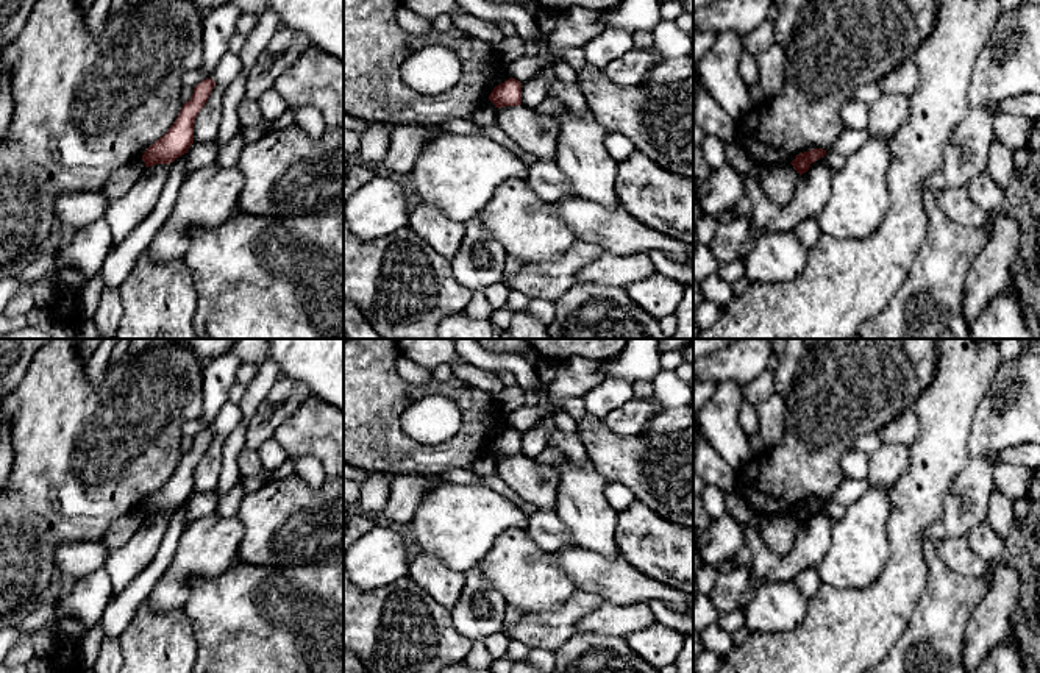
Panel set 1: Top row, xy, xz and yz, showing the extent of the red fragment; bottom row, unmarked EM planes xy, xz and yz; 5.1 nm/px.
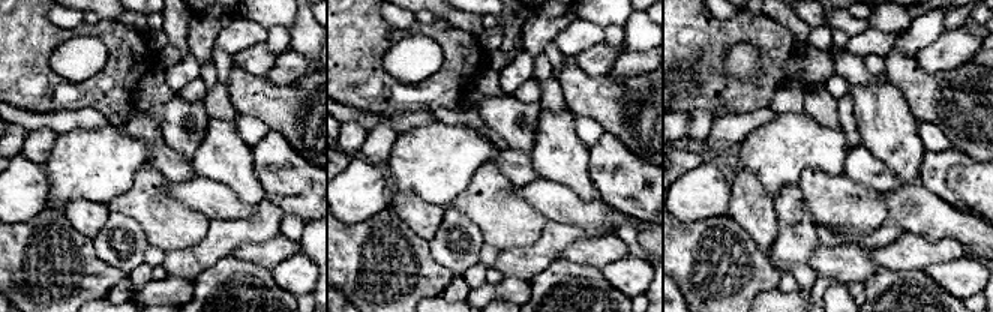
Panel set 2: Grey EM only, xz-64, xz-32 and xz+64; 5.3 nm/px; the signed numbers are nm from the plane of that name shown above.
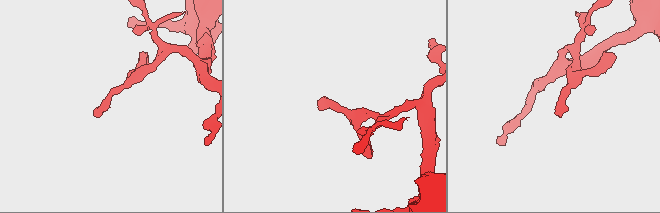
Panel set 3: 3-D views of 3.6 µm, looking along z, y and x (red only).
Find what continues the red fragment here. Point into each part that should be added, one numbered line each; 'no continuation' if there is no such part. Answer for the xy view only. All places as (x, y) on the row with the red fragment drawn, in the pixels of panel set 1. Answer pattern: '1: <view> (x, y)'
no continuation

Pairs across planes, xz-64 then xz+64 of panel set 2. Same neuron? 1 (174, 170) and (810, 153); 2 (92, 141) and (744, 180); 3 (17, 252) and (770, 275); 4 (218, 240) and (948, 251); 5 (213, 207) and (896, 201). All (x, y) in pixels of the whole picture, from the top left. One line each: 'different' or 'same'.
1: different
2: different
3: same
4: different
5: same

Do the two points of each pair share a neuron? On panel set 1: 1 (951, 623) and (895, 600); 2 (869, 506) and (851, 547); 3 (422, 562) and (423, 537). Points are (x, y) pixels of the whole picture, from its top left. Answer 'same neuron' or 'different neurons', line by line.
1: different neurons
2: same neuron
3: different neurons

